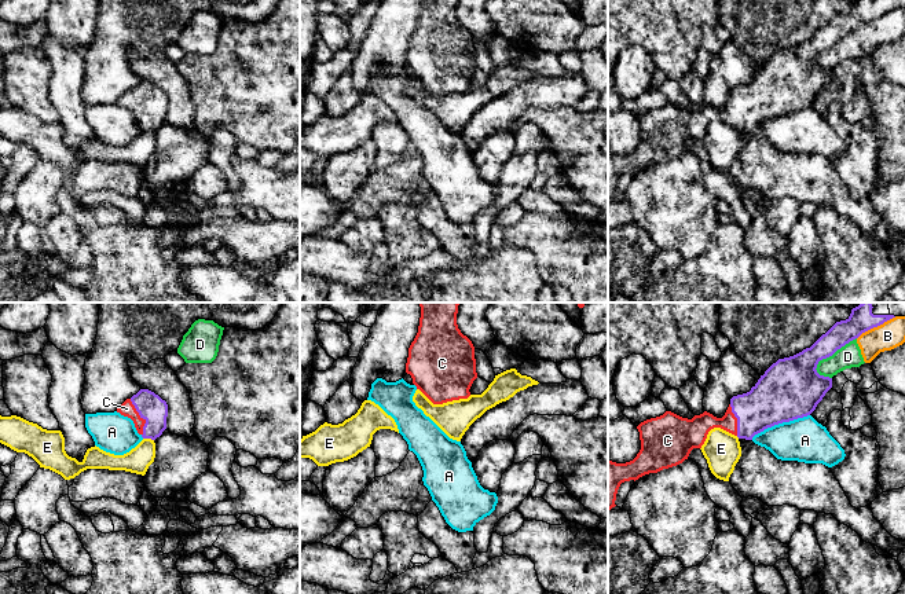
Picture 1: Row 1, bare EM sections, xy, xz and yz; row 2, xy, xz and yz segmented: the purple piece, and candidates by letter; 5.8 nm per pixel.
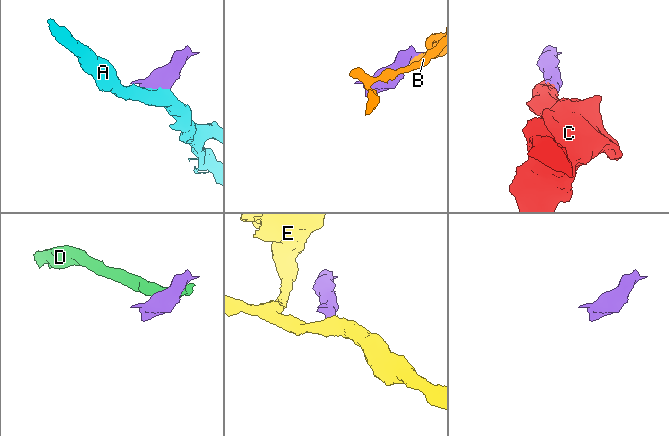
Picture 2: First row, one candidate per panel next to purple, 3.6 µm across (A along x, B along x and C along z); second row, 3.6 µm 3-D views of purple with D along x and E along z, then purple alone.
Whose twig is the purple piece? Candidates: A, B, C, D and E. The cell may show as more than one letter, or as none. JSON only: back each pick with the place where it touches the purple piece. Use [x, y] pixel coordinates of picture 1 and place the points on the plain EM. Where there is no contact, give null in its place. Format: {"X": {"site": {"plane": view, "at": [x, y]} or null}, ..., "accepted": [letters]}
{"C": {"site": {"plane": "xy", "at": [140, 109]}}, "accepted": ["C"]}

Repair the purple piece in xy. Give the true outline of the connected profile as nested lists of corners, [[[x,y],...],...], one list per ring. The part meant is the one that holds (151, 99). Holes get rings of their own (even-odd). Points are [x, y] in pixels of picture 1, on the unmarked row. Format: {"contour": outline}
{"contour": [[[140,81],[127,91],[117,104],[131,110],[143,131],[155,132],[166,121],[168,96],[149,81]]]}

